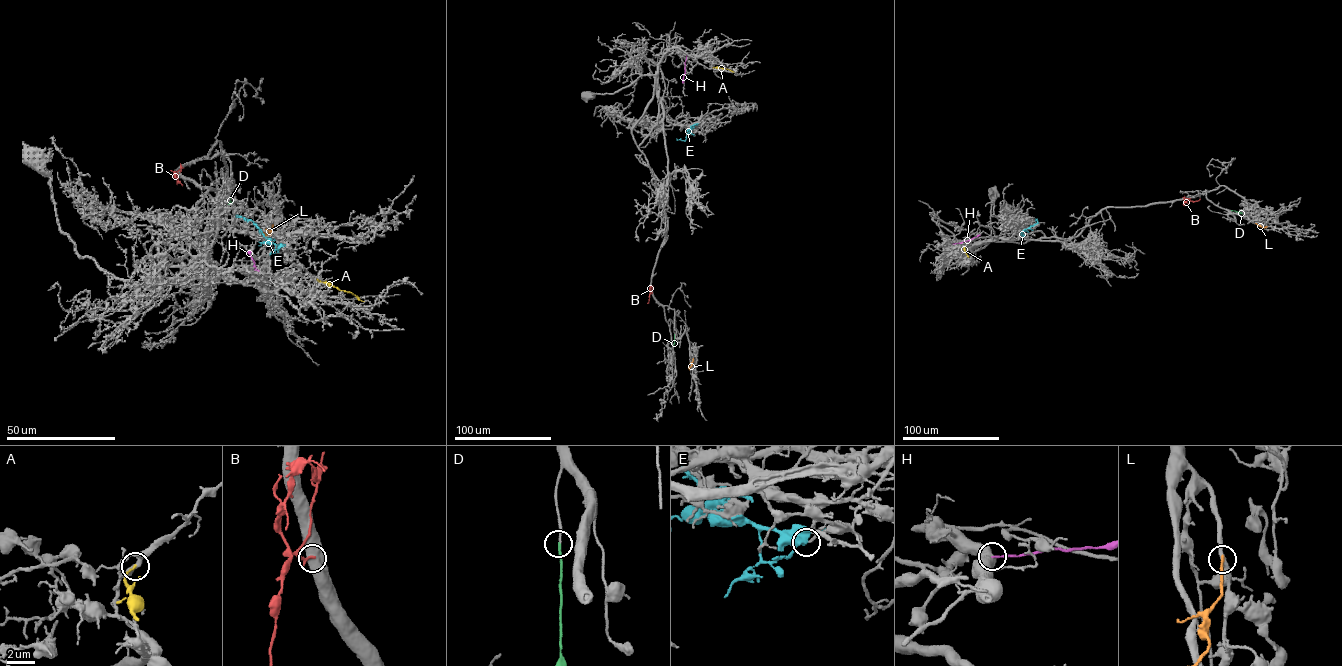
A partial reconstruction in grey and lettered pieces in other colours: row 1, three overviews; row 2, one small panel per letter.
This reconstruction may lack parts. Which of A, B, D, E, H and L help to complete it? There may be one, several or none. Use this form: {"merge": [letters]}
{"merge": ["D"]}

